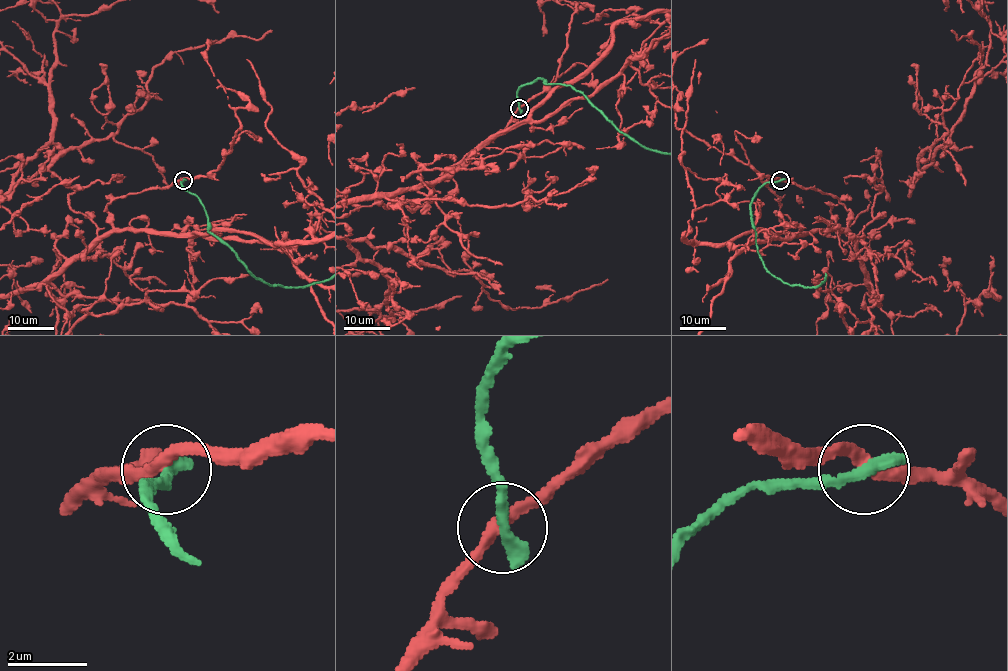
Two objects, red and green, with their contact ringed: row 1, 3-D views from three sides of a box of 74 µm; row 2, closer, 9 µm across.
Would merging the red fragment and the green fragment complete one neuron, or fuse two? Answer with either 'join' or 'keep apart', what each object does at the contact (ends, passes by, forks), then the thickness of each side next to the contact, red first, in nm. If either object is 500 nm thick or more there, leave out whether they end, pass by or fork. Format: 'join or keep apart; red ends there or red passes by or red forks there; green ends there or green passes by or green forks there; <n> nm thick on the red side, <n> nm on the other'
keep apart; red passes by; green ends there; 280 nm thick on the red side, 380 nm on the other

